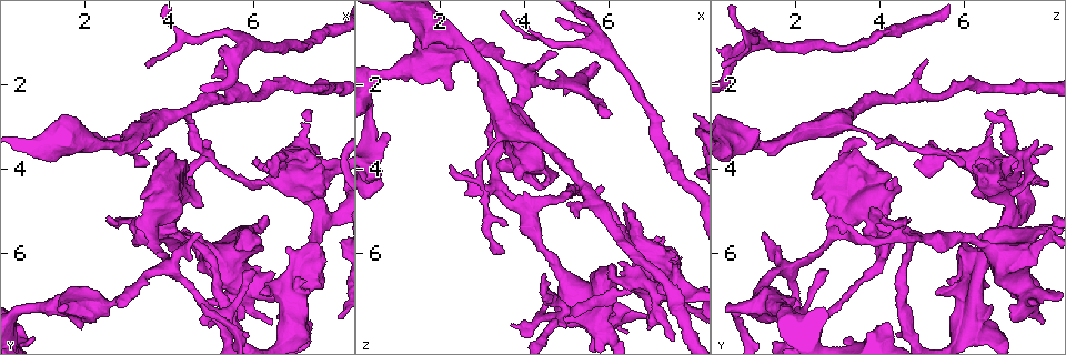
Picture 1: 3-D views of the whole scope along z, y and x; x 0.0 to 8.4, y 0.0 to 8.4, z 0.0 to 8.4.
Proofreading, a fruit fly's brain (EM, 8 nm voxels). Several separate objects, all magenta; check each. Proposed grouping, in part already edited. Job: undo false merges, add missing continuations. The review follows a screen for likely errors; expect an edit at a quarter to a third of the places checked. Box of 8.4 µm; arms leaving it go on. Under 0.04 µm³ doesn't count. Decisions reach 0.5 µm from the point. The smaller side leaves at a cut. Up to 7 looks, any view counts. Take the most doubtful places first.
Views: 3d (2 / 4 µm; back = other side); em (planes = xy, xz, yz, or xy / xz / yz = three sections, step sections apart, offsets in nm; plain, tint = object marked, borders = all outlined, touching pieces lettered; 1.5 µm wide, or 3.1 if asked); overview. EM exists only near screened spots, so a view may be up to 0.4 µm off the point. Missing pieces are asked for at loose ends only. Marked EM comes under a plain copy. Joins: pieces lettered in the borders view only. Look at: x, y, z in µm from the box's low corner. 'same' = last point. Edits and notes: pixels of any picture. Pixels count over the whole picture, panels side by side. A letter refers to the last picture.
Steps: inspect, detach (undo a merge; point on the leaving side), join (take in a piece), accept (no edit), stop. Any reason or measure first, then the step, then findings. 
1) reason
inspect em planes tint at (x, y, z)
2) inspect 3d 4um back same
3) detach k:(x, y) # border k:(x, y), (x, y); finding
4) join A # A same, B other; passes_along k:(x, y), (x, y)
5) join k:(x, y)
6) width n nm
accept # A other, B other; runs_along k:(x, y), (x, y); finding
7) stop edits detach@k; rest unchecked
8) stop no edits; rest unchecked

calibre changes
inspect 3d 4um at (7.60, 5.10, 7.05)

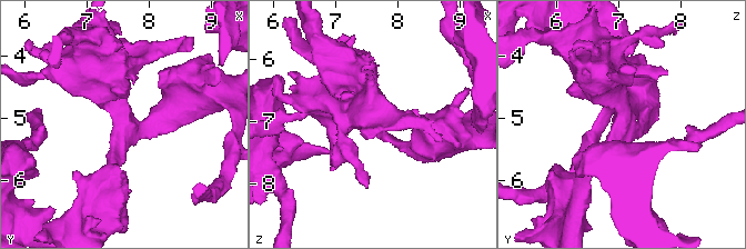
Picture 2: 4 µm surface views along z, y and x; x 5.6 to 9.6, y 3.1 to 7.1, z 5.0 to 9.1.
arms 3; arm_widths 200, 220, 300 nm; now the EM
inspect em planes borders at (7.55, 5.10, 7.00)

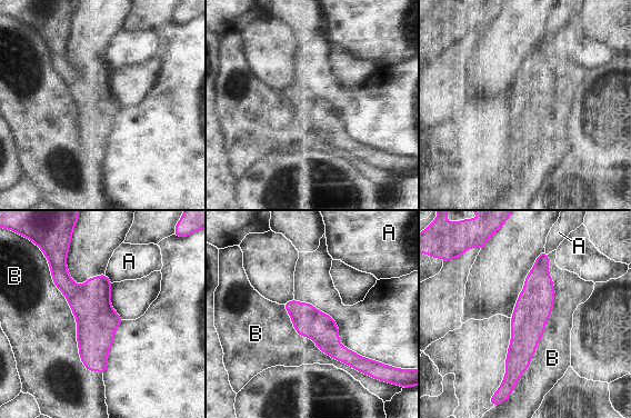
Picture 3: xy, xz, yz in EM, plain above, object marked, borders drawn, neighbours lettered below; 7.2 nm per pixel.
accept # A other, B other; continuous, no second neuron

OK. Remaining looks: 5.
thick end
inspect em planes borders at (4.85, 4.85, 4.20)

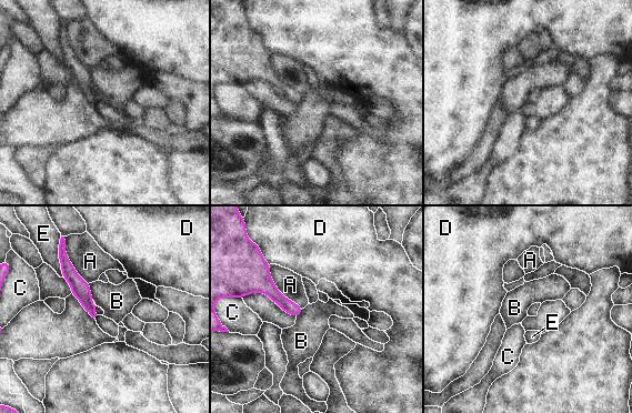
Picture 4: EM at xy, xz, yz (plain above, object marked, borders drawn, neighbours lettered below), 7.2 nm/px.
accept # A other, B other, C other, D other, E other; border 4:(88, 283), (92, 299); no lettered piece goes on from it

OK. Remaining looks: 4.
inspect em 3.1um planes borders at (4.85, 5.75, 6.45)

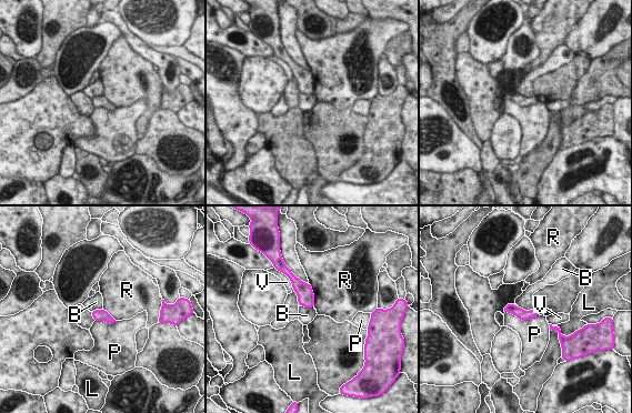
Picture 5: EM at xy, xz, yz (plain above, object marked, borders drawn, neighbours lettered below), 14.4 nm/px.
accept # B other, L other, P other, R other, V other; border 5:(518, 305), (525, 310), (533, 310); one neuron here

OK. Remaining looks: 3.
stop no edits; rest unchecked

